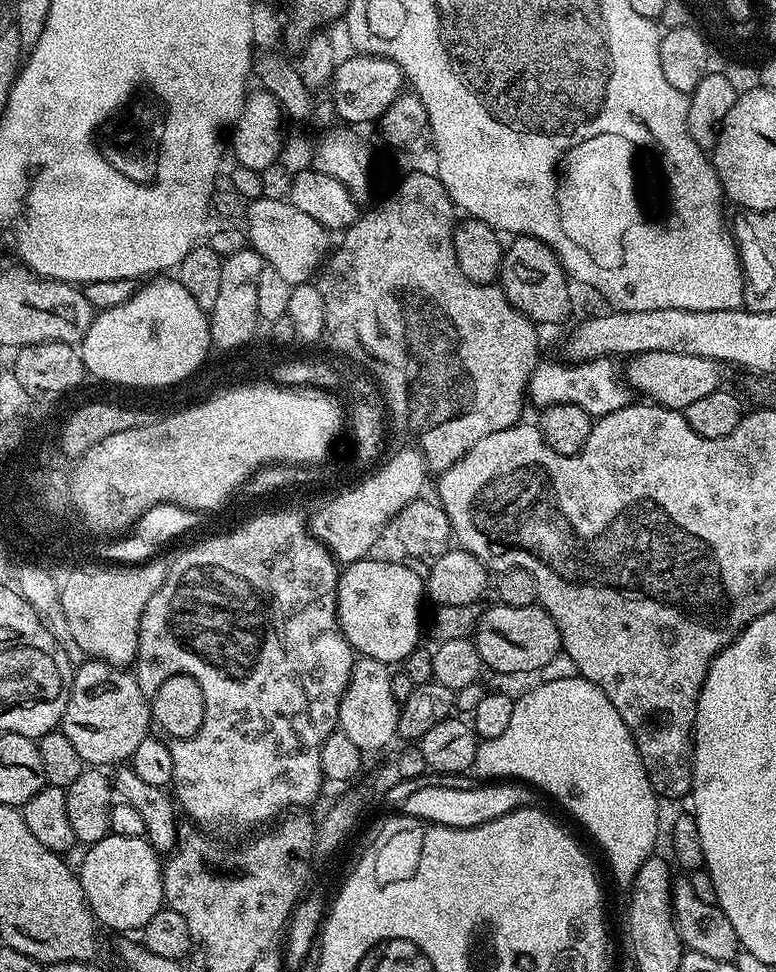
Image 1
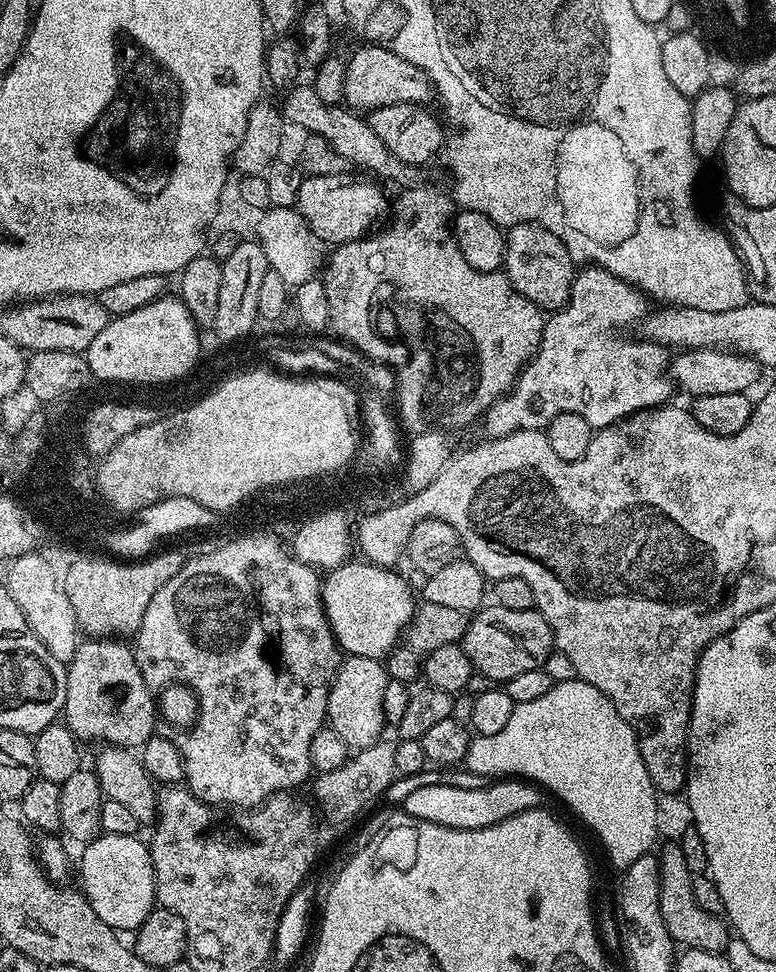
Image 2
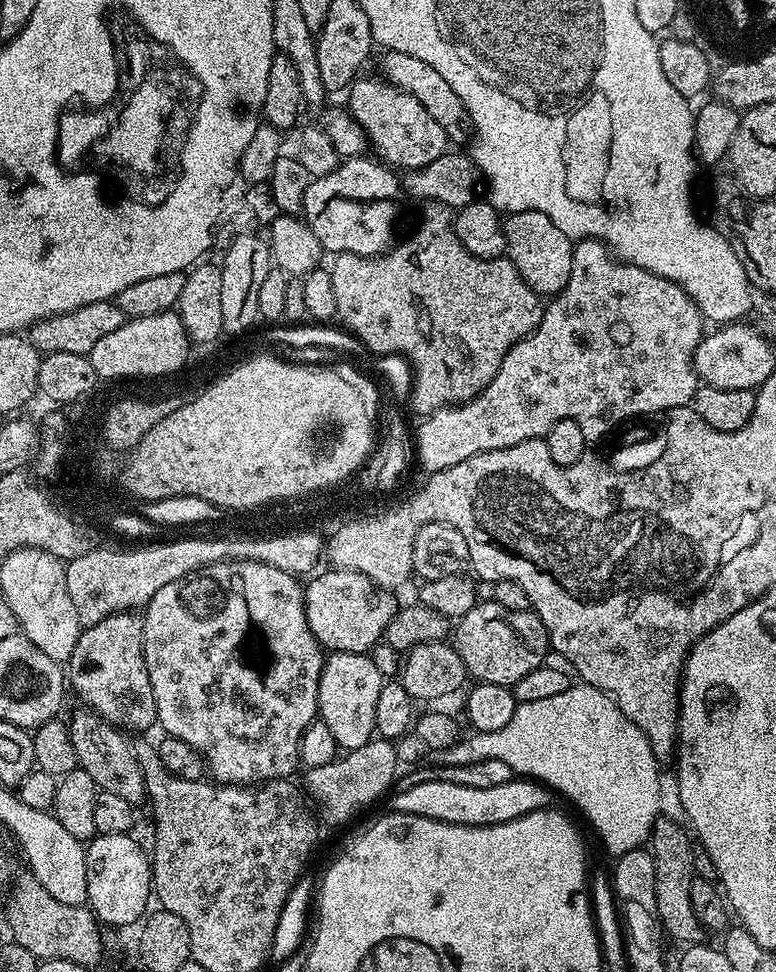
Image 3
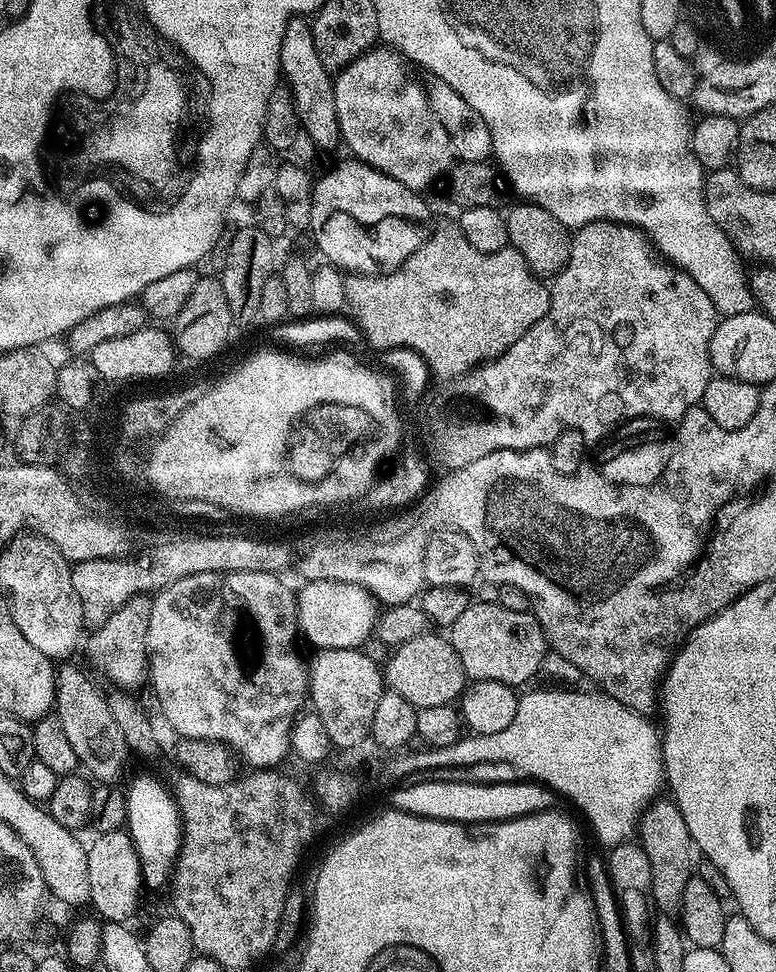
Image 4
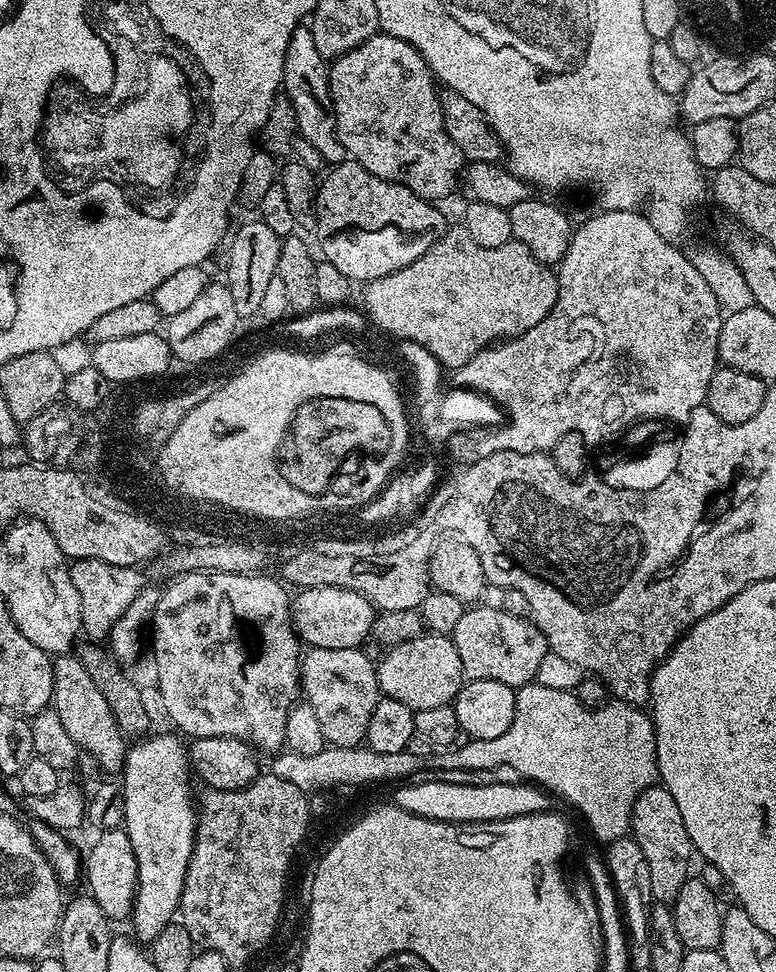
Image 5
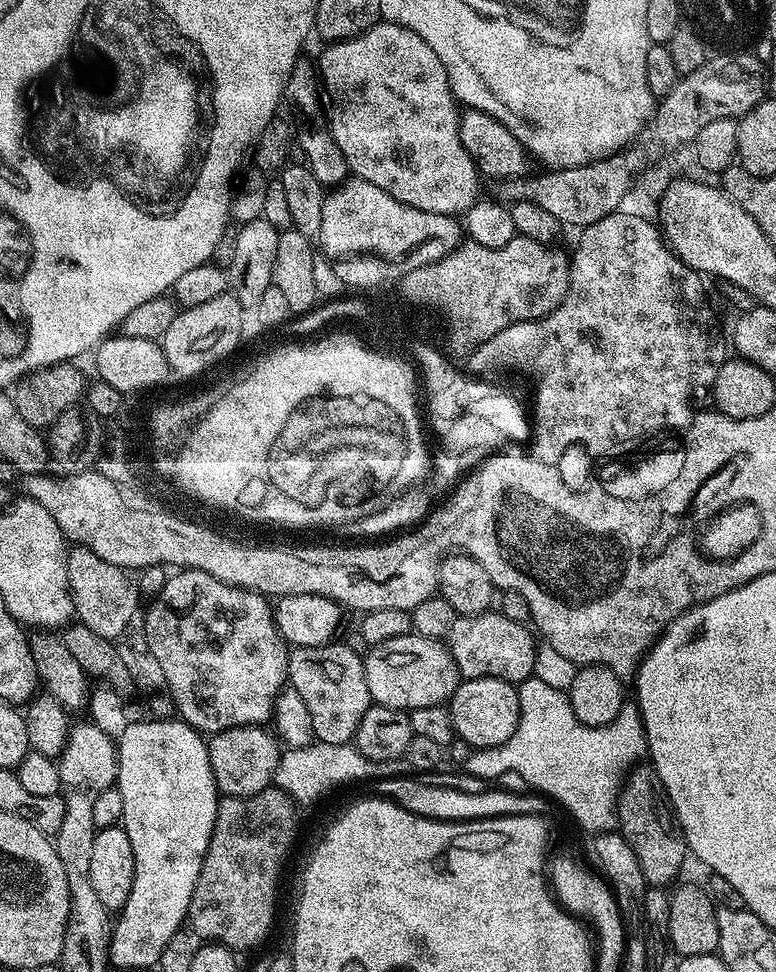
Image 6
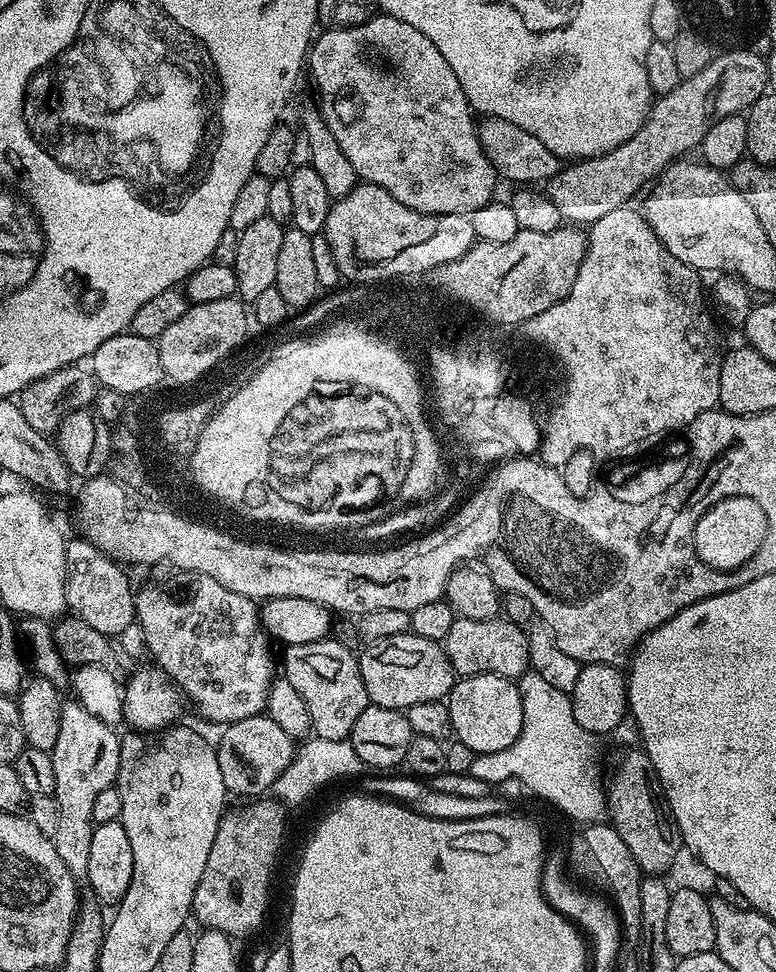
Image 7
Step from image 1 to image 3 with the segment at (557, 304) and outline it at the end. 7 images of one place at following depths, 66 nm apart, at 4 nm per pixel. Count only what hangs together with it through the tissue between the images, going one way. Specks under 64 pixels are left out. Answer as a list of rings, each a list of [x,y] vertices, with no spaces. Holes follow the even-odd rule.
[[[538,210],[513,212],[504,220],[506,234],[506,256],[518,270],[518,274],[542,298],[551,298],[568,285],[572,269],[572,249],[574,241],[546,214]]]

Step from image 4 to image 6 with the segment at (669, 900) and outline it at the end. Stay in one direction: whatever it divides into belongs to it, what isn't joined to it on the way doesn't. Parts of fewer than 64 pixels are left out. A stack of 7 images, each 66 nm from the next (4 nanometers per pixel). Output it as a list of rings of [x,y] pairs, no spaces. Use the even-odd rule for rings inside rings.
[[[638,766],[627,777],[618,801],[618,831],[626,838],[626,842],[630,842],[630,846],[642,866],[645,885],[667,889],[677,883],[676,875],[683,870],[684,859],[689,859],[690,856],[688,843],[684,840],[680,823],[676,821],[676,813],[672,811],[672,804],[668,800],[666,790],[662,786],[658,774],[651,767]]]

